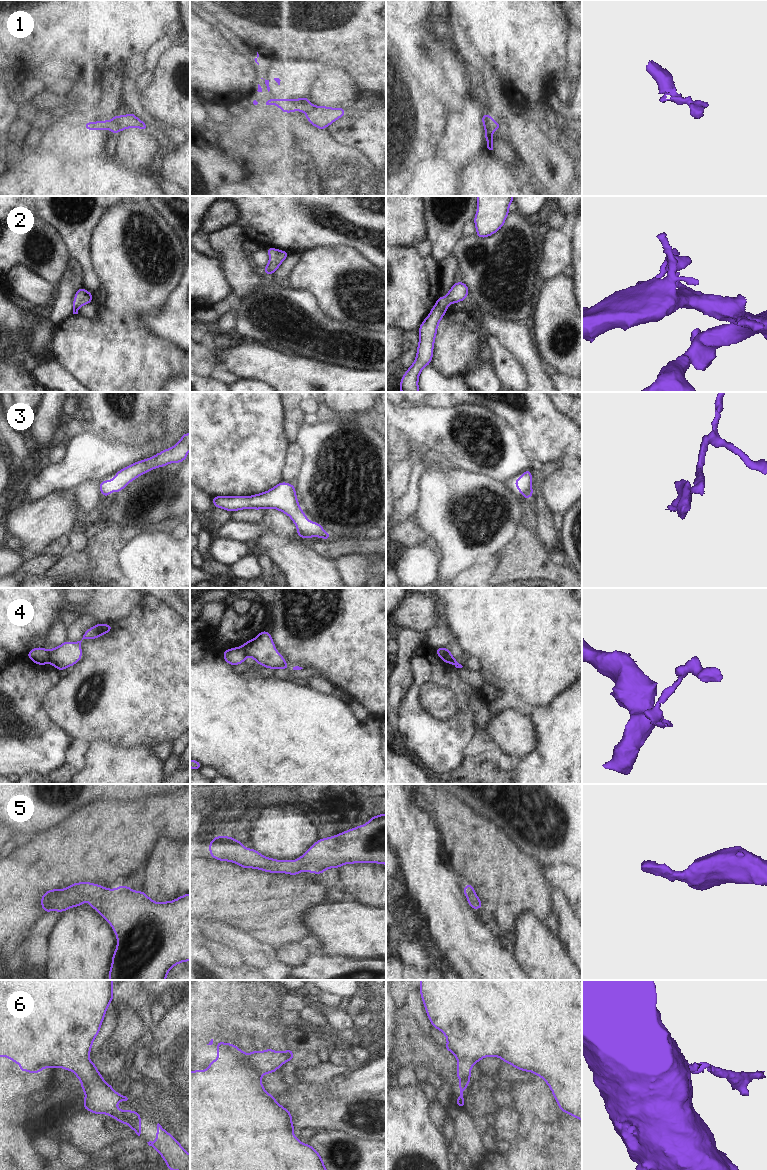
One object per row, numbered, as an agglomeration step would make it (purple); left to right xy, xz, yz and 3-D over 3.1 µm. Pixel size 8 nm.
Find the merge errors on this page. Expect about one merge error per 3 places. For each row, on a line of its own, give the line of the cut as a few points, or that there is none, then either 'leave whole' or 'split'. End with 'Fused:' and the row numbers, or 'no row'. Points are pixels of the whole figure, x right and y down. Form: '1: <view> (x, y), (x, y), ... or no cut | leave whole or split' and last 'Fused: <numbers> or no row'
1: no cut | leave whole
2: no cut | leave whole
3: no cut | leave whole
4: xy (47, 651), (50, 662) | split
5: no cut | leave whole
6: no cut | leave whole
Fused: 4

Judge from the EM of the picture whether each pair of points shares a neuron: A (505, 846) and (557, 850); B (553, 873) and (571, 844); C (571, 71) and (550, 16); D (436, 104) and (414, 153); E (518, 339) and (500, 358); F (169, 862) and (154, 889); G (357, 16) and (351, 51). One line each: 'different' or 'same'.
A: different
B: different
C: different
D: same
E: different
F: same
G: same

